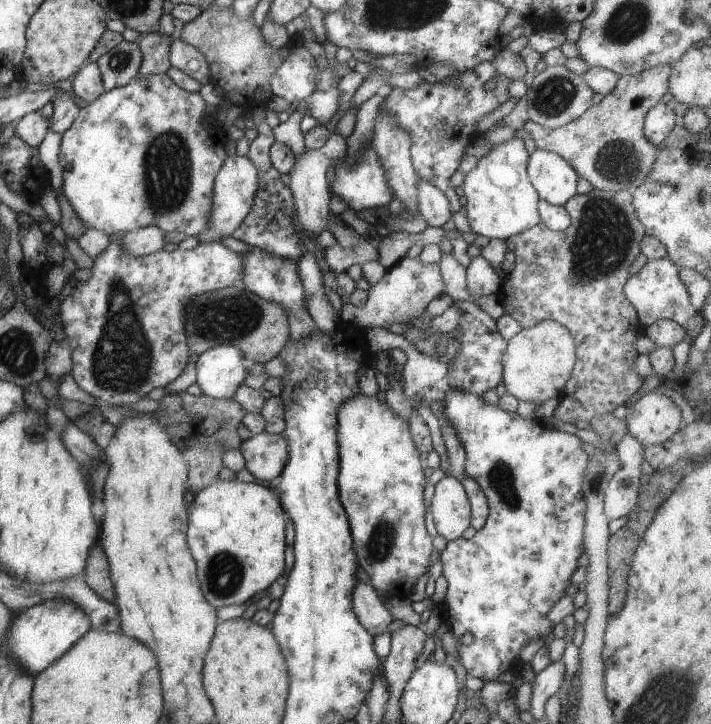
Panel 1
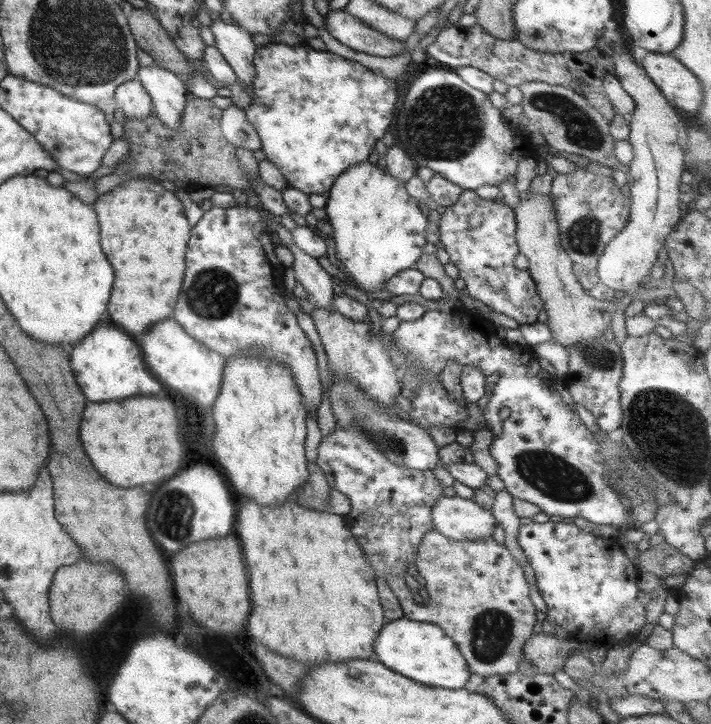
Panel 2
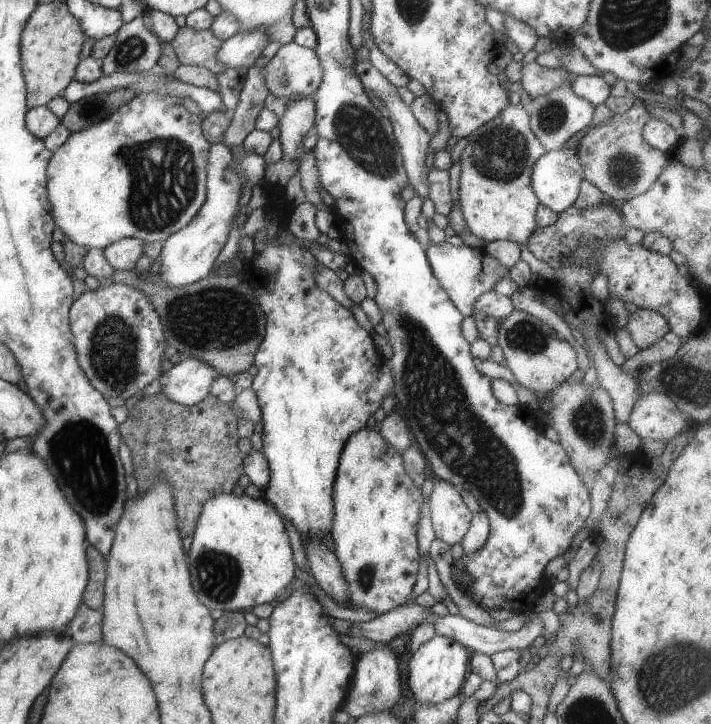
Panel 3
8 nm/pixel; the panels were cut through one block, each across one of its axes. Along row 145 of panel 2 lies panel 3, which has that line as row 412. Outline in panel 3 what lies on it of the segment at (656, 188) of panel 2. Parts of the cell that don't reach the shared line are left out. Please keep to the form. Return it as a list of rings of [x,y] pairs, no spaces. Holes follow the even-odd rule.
[[[657,392],[640,395],[639,400],[633,404],[629,422],[626,423],[643,442],[659,440],[663,443],[691,426],[675,404]]]

